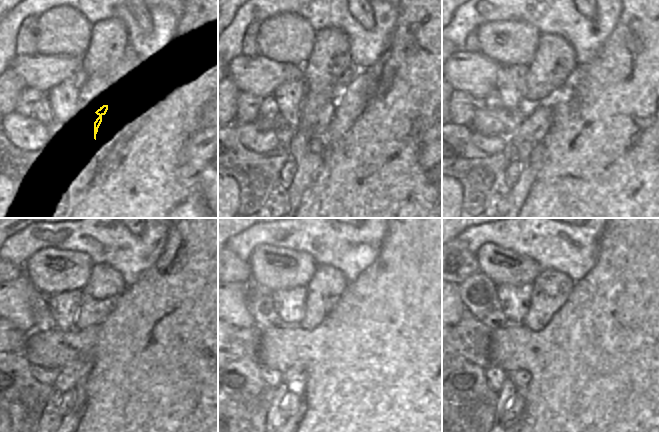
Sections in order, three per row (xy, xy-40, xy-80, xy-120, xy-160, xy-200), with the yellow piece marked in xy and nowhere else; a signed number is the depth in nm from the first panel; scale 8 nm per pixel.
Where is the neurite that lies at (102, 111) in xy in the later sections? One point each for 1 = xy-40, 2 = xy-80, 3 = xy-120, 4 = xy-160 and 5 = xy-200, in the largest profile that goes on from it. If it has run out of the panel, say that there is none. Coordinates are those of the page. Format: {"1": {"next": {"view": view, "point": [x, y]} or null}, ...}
{"1": {"next": {"view": "xy-40", "point": [323, 115]}}, "2": {"next": {"view": "xy-80", "point": [534, 128]}}, "3": {"next": {"view": "xy-120", "point": [81, 366]}}, "4": {"next": {"view": "xy-160", "point": [295, 379]}}, "5": {"next": {"view": "xy-200", "point": [521, 378]}}}

